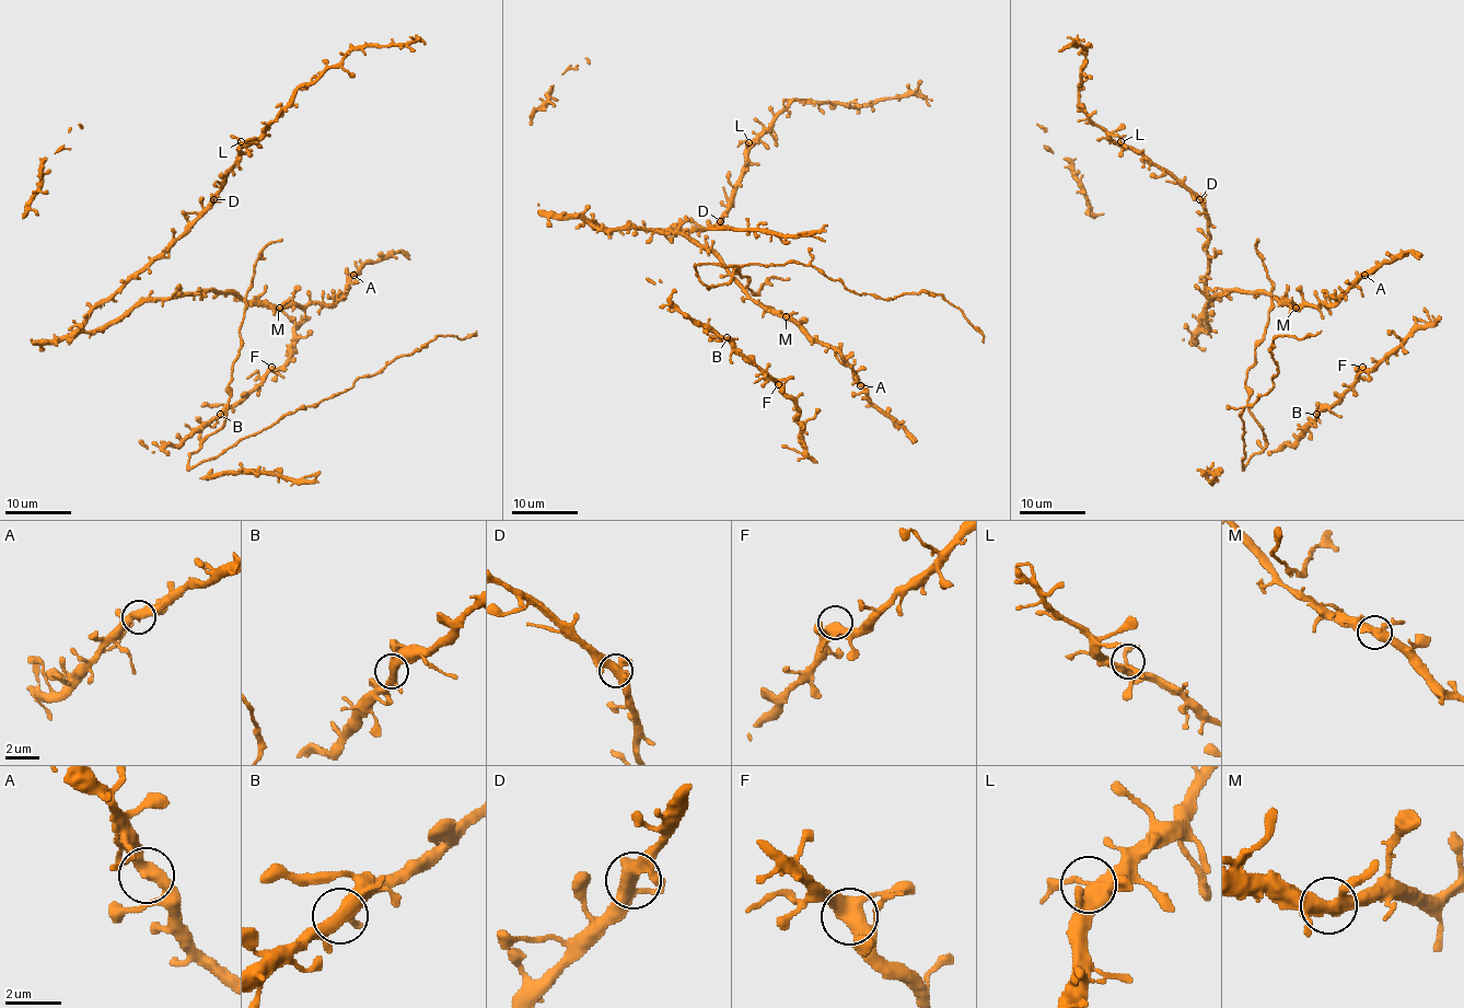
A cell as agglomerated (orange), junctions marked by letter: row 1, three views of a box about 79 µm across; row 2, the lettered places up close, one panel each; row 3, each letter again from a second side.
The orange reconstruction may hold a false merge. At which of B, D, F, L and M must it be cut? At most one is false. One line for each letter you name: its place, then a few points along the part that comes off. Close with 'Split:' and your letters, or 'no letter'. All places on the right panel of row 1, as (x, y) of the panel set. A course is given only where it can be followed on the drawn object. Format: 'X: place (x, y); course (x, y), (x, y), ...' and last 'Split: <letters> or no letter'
Split: no letter

